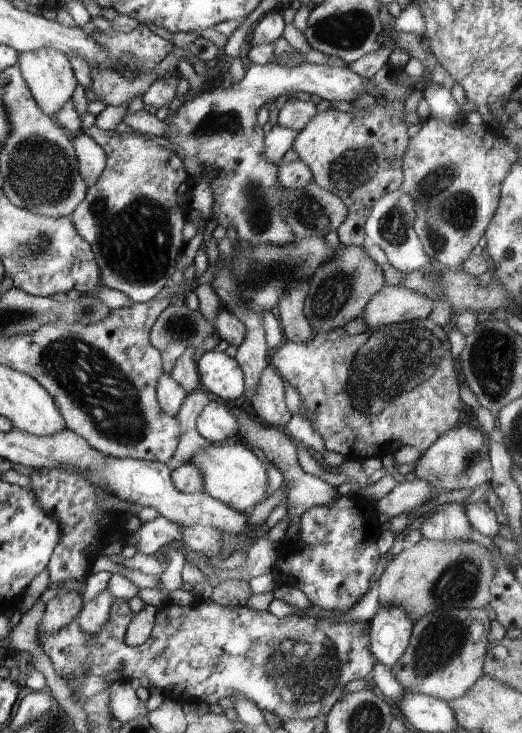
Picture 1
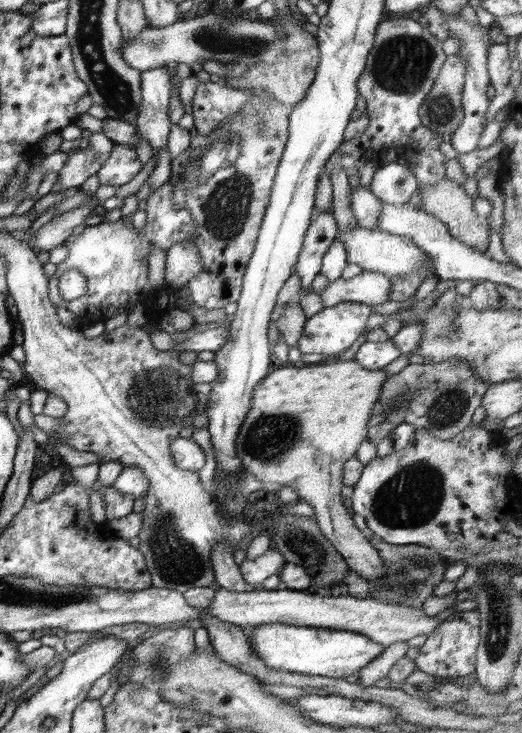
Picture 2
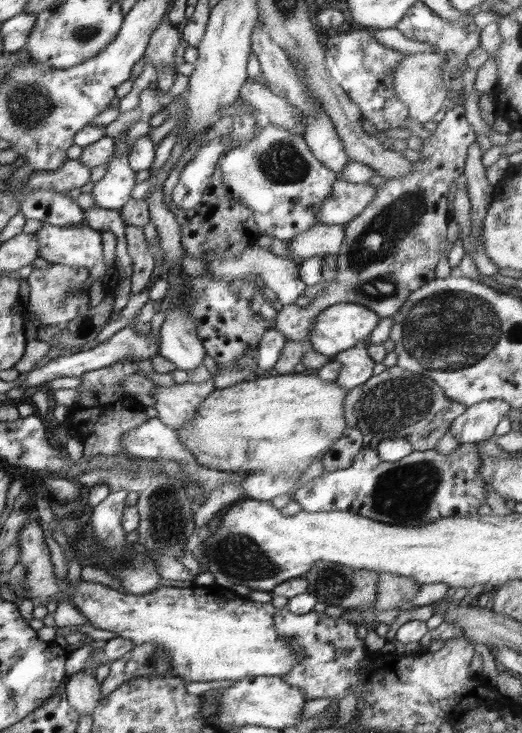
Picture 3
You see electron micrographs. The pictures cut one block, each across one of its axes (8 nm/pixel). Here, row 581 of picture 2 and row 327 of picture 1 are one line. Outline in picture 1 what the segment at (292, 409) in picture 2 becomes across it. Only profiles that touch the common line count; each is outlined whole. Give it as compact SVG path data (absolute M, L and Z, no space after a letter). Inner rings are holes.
M386 284L364 308L368 329L384 329L395 324L426 319L434 304L420 294L402 286Z

